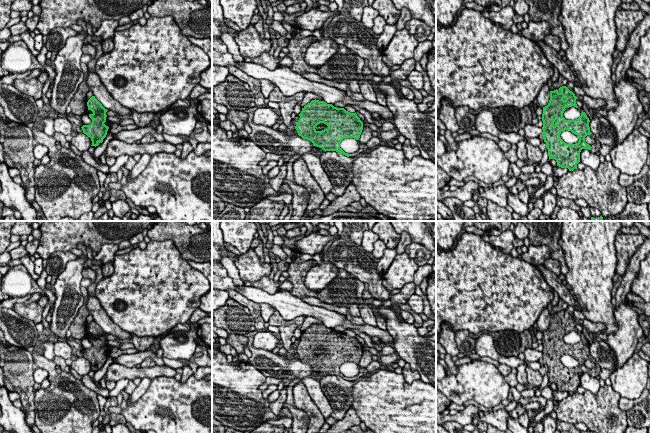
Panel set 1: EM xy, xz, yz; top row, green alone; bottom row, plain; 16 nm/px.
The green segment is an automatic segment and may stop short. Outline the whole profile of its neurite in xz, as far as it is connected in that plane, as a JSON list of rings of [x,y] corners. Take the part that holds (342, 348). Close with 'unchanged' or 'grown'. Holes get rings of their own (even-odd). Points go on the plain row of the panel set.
[[[316,323],[305,329],[299,340],[295,350],[299,360],[324,375],[336,375],[347,381],[351,378],[340,372],[340,366],[345,362],[359,364],[363,354],[363,346],[356,337]],[[320,347],[326,348],[328,352],[317,355],[315,351]]]; unchanged

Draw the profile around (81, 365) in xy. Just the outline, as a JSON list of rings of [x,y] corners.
[[[78,357],[71,364],[71,369],[75,370],[81,377],[88,375],[92,369],[91,362],[84,357]]]

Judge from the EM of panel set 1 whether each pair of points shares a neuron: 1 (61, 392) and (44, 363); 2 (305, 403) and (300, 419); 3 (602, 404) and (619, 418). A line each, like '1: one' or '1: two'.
1: one
2: two
3: one

